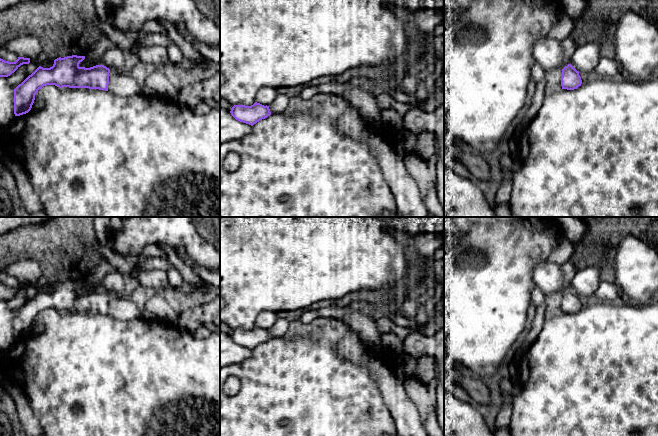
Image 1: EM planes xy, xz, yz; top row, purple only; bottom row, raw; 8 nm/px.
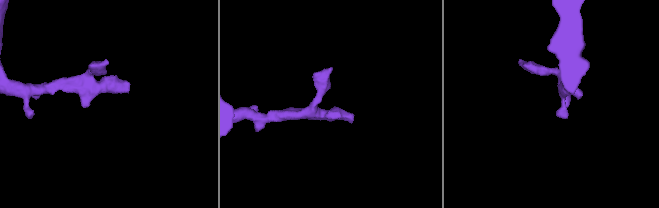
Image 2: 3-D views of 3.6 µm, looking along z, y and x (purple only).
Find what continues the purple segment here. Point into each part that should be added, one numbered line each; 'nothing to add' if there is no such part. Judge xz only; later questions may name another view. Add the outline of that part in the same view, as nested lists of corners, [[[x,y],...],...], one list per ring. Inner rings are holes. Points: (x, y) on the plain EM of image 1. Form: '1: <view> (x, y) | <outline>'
nothing to add

